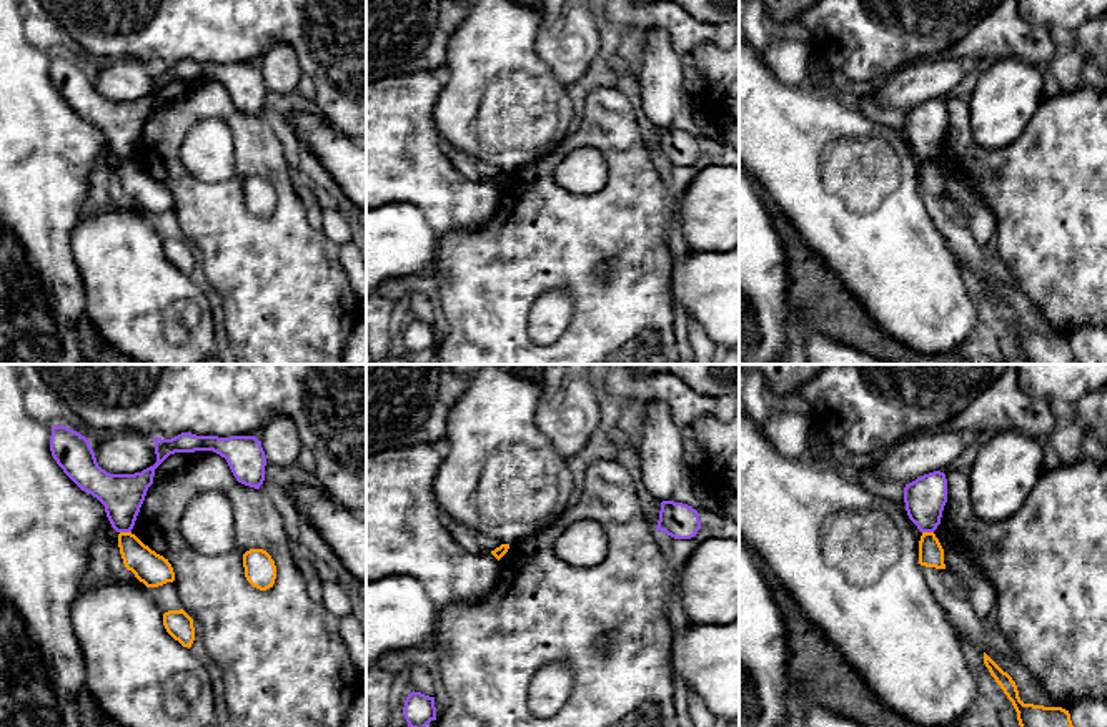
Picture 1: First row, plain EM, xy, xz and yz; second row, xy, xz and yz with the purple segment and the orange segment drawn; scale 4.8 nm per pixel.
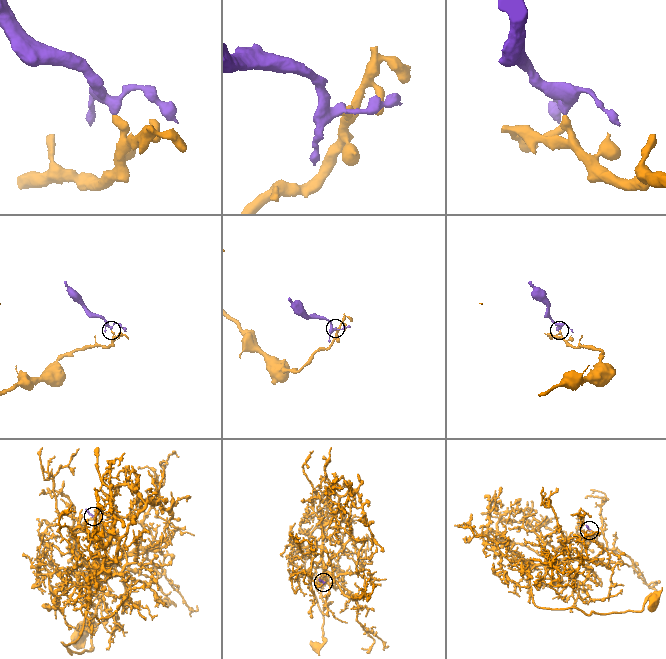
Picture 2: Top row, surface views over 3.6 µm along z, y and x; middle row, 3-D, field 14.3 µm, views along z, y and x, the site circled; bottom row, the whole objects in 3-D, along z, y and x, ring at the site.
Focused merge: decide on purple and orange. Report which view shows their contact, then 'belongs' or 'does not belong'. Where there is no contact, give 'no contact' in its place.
xy | does not belong

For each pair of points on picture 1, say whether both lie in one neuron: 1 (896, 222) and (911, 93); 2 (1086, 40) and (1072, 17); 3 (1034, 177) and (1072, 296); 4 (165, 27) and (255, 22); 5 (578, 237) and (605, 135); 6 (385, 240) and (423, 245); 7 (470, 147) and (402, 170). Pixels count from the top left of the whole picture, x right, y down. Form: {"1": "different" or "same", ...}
{"1": "different", "2": "different", "3": "same", "4": "same", "5": "same", "6": "same", "7": "different"}

